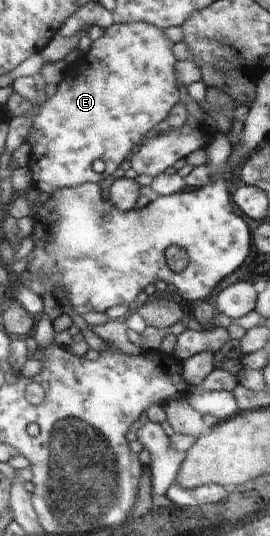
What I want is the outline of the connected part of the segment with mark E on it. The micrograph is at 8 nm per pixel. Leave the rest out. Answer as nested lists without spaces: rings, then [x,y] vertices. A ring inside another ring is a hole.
[[[145,21],[130,22],[127,24],[114,23],[106,28],[98,39],[92,41],[90,51],[85,54],[81,60],[77,61],[76,64],[72,64],[67,68],[63,80],[57,85],[55,94],[47,97],[45,103],[34,110],[35,120],[30,129],[30,135],[27,136],[28,144],[34,148],[34,154],[28,164],[32,173],[32,186],[34,188],[51,194],[54,190],[77,186],[86,182],[99,183],[99,180],[111,176],[111,174],[121,166],[121,162],[131,154],[133,146],[141,144],[143,138],[145,138],[145,134],[147,134],[151,128],[155,128],[159,122],[165,120],[165,116],[169,114],[169,110],[173,108],[173,104],[179,100],[179,88],[177,88],[177,82],[175,82],[177,60],[175,60],[175,56],[173,56],[173,52],[171,52],[171,46],[173,46],[173,42],[167,38],[161,27]],[[95,160],[103,160],[103,162],[105,162],[105,171],[97,173],[93,170],[91,166],[93,166]]]

